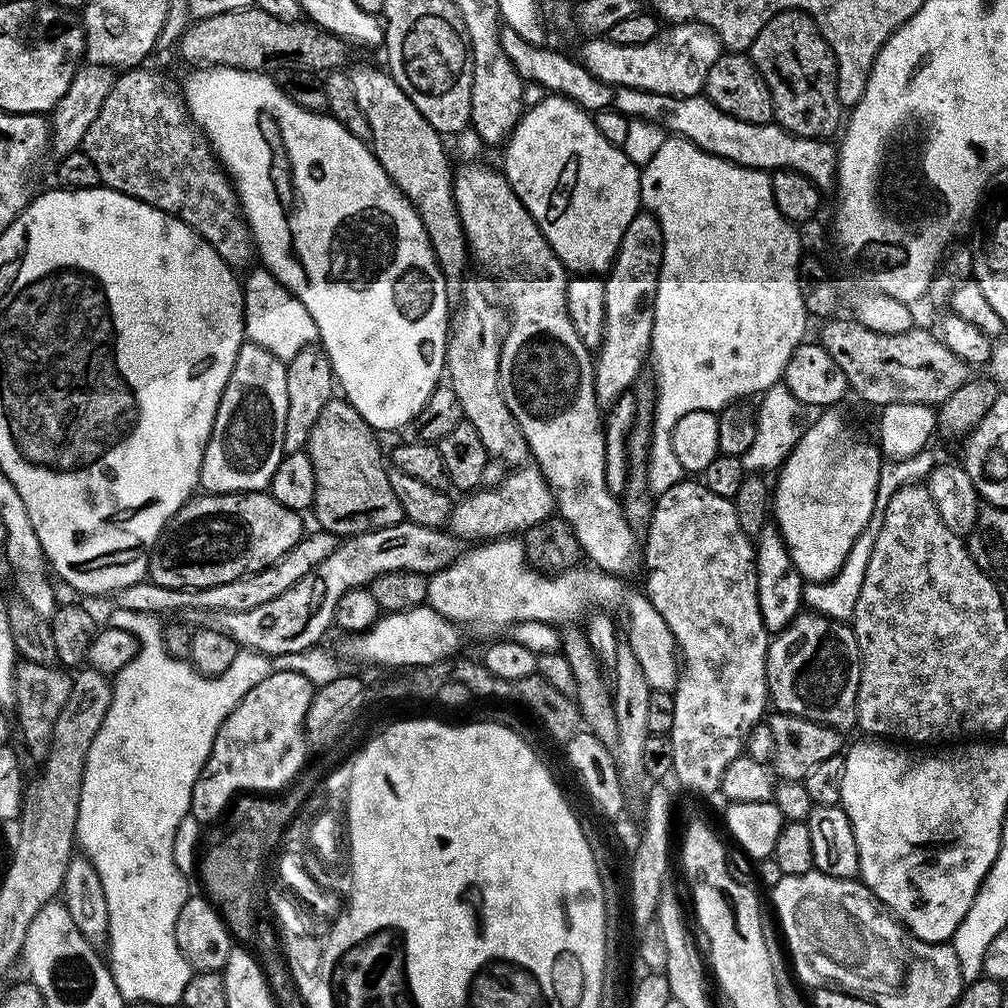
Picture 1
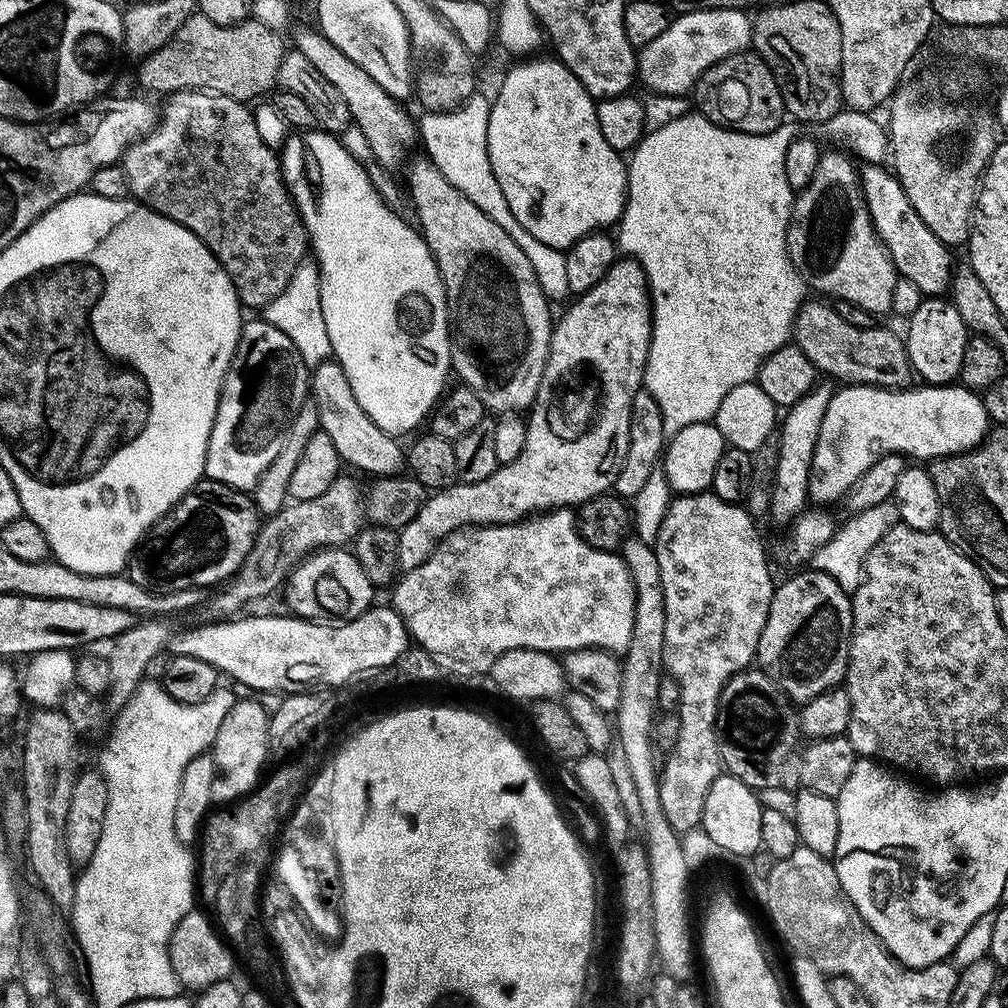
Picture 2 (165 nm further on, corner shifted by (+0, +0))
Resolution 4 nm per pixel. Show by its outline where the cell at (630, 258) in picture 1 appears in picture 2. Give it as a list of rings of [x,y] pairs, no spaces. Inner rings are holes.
[[[620,258],[617,259],[614,266],[610,266],[606,278],[602,278],[602,282],[598,282],[598,286],[577,295],[568,306],[569,308],[564,312],[564,317],[561,320],[559,317],[555,321],[552,330],[548,361],[536,391],[536,400],[526,416],[524,425],[526,442],[522,446],[522,454],[518,454],[518,458],[514,458],[514,462],[500,465],[499,468],[494,470],[494,474],[490,474],[490,478],[482,478],[482,482],[470,482],[469,484],[457,482],[449,488],[433,491],[425,499],[422,510],[418,510],[418,514],[414,514],[414,518],[410,518],[410,522],[405,528],[399,529],[396,553],[398,554],[398,568],[401,573],[422,566],[422,562],[426,562],[426,558],[430,558],[430,554],[434,554],[434,550],[439,544],[451,532],[457,532],[459,528],[479,528],[482,524],[518,524],[525,518],[551,512],[554,508],[575,509],[577,506],[586,503],[590,498],[603,496],[613,491],[618,478],[618,470],[622,470],[622,462],[626,462],[626,446],[630,446],[630,406],[634,406],[634,394],[638,394],[644,388],[644,371],[650,352],[650,342],[652,341],[652,291],[648,288],[648,279],[643,266],[637,260]]]

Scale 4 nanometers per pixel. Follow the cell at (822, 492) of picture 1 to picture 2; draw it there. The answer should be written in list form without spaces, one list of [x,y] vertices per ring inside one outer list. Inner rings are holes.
[[[959,383],[941,384],[939,386],[909,386],[906,388],[875,388],[874,386],[866,386],[865,384],[849,384],[841,387],[839,390],[833,391],[830,398],[830,406],[826,406],[826,418],[822,418],[822,430],[818,434],[818,442],[814,450],[814,462],[810,470],[810,482],[808,483],[808,499],[816,506],[832,506],[835,500],[843,501],[848,493],[856,487],[856,483],[862,478],[862,474],[866,474],[866,470],[870,470],[870,466],[874,466],[874,462],[882,456],[894,456],[903,454],[905,457],[917,456],[917,461],[931,462],[946,456],[957,456],[959,452],[970,452],[980,444],[983,444],[989,431],[990,421],[988,411],[984,409],[984,401],[971,388],[965,388]]]

